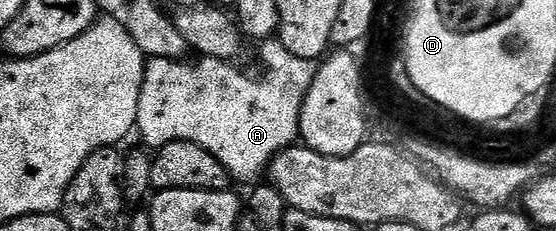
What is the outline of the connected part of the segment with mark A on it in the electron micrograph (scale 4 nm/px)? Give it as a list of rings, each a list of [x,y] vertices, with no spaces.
[[[277,38],[266,41],[260,48],[263,48],[259,52],[263,59],[263,73],[260,76],[250,76],[235,68],[239,66],[234,63],[208,56],[196,59],[196,64],[187,64],[186,59],[148,59],[143,70],[141,98],[135,119],[138,135],[143,135],[144,142],[148,144],[144,145],[148,149],[158,150],[169,142],[193,142],[209,150],[209,154],[213,154],[213,158],[225,166],[232,181],[258,181],[258,176],[268,171],[271,159],[299,140],[299,111],[317,67],[316,61],[289,54],[289,50],[285,50]]]

